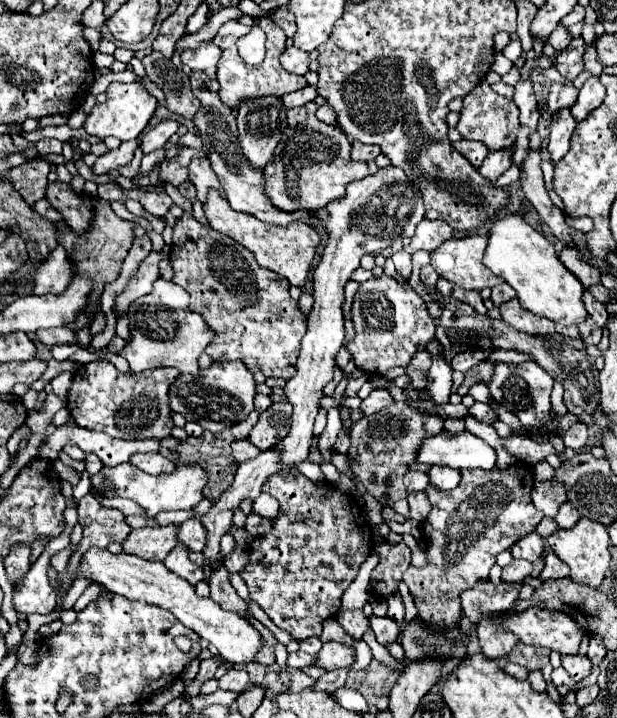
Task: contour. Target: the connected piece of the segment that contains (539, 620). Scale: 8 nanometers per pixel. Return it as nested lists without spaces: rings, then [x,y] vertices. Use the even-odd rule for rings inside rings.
[[[536,607],[524,613],[514,613],[514,617],[506,617],[500,623],[518,635],[522,643],[546,647],[550,651],[558,651],[560,655],[578,653],[580,641],[584,637],[582,629],[574,625],[574,621],[570,621],[570,617],[564,613],[544,611]]]

